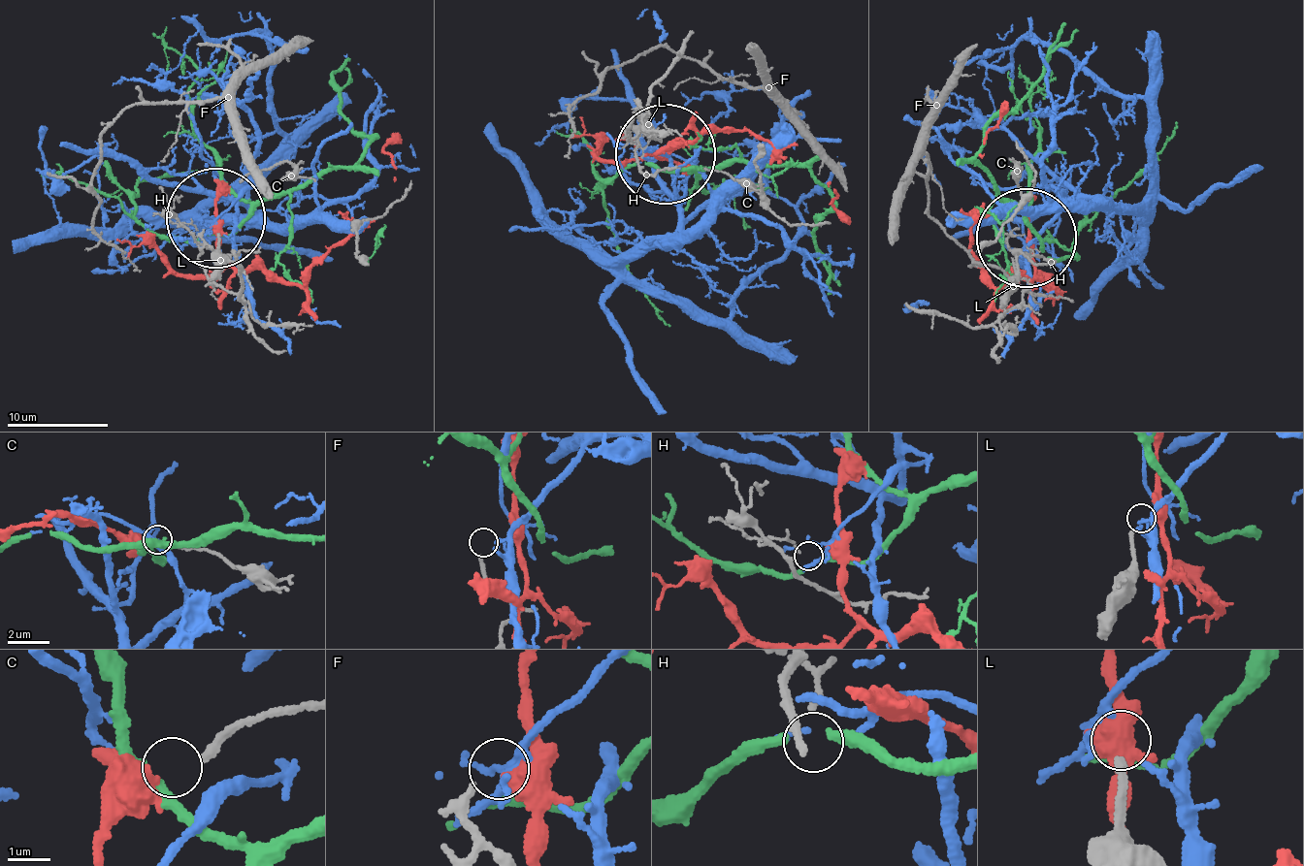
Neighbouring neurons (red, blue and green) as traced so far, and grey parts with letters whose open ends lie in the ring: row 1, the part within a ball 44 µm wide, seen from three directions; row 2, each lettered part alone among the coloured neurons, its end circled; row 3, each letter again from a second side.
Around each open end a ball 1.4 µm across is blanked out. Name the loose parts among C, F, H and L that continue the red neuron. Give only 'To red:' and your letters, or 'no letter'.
To red: C

